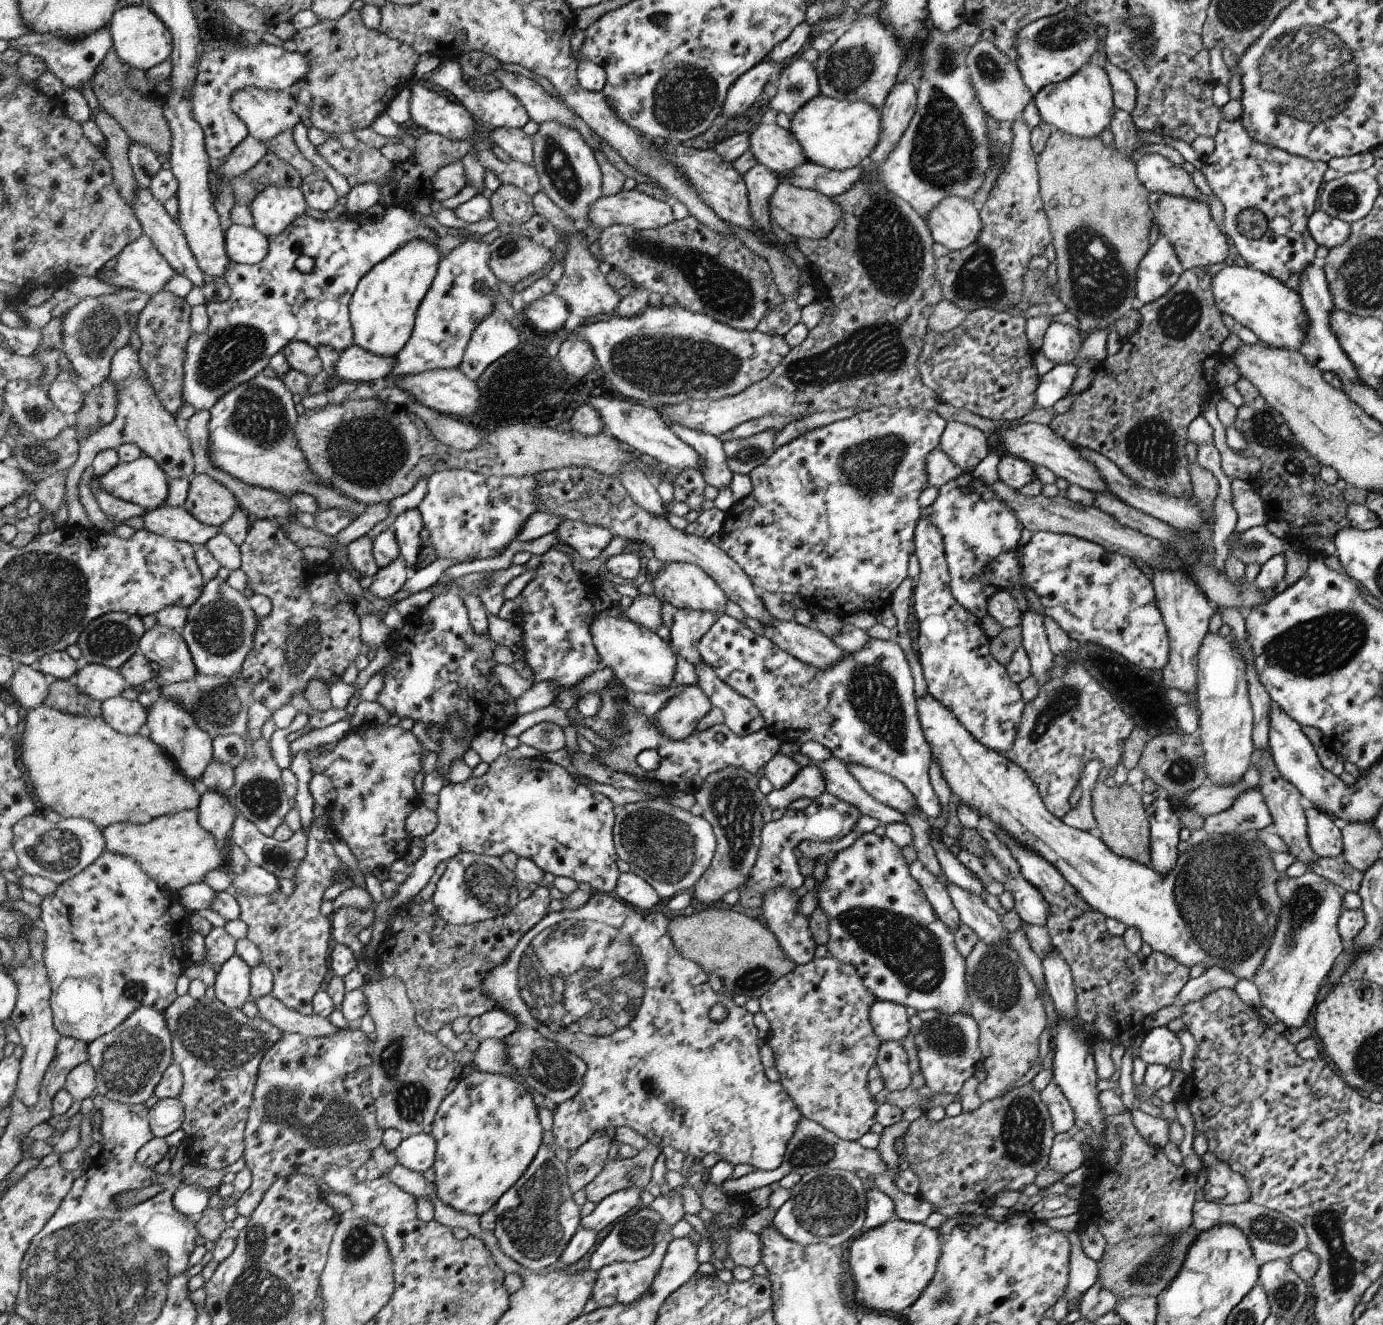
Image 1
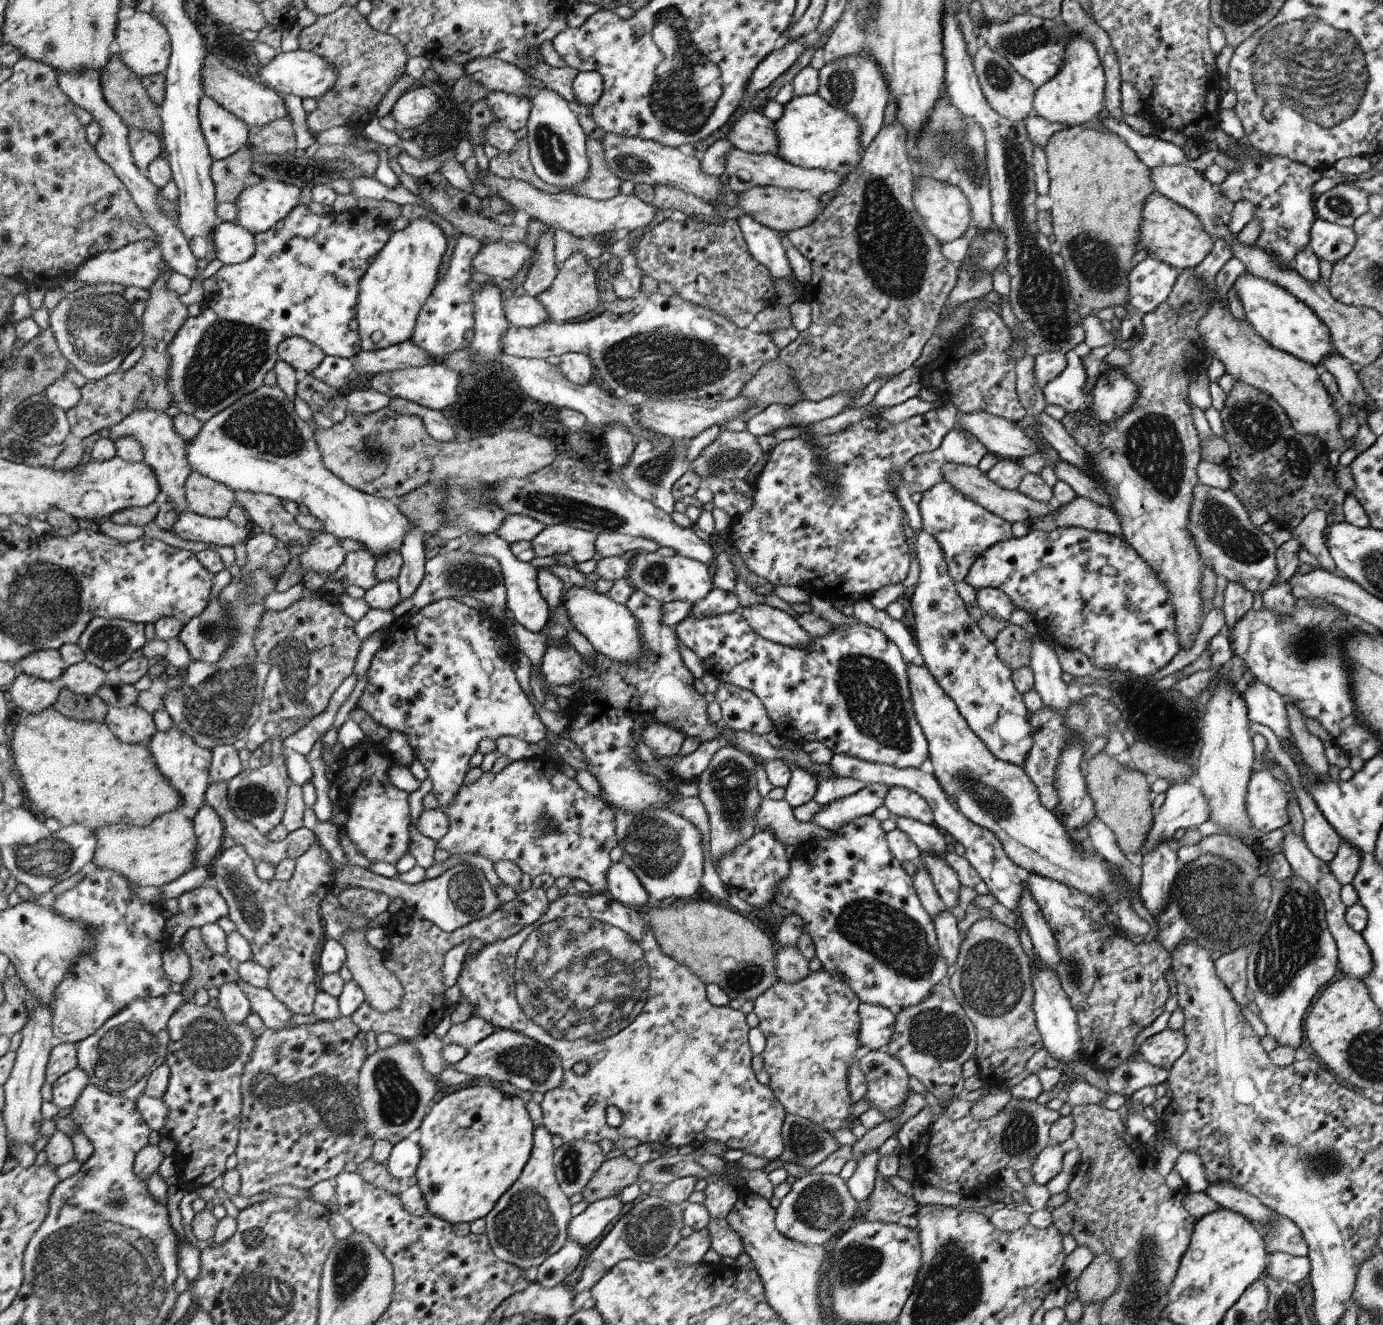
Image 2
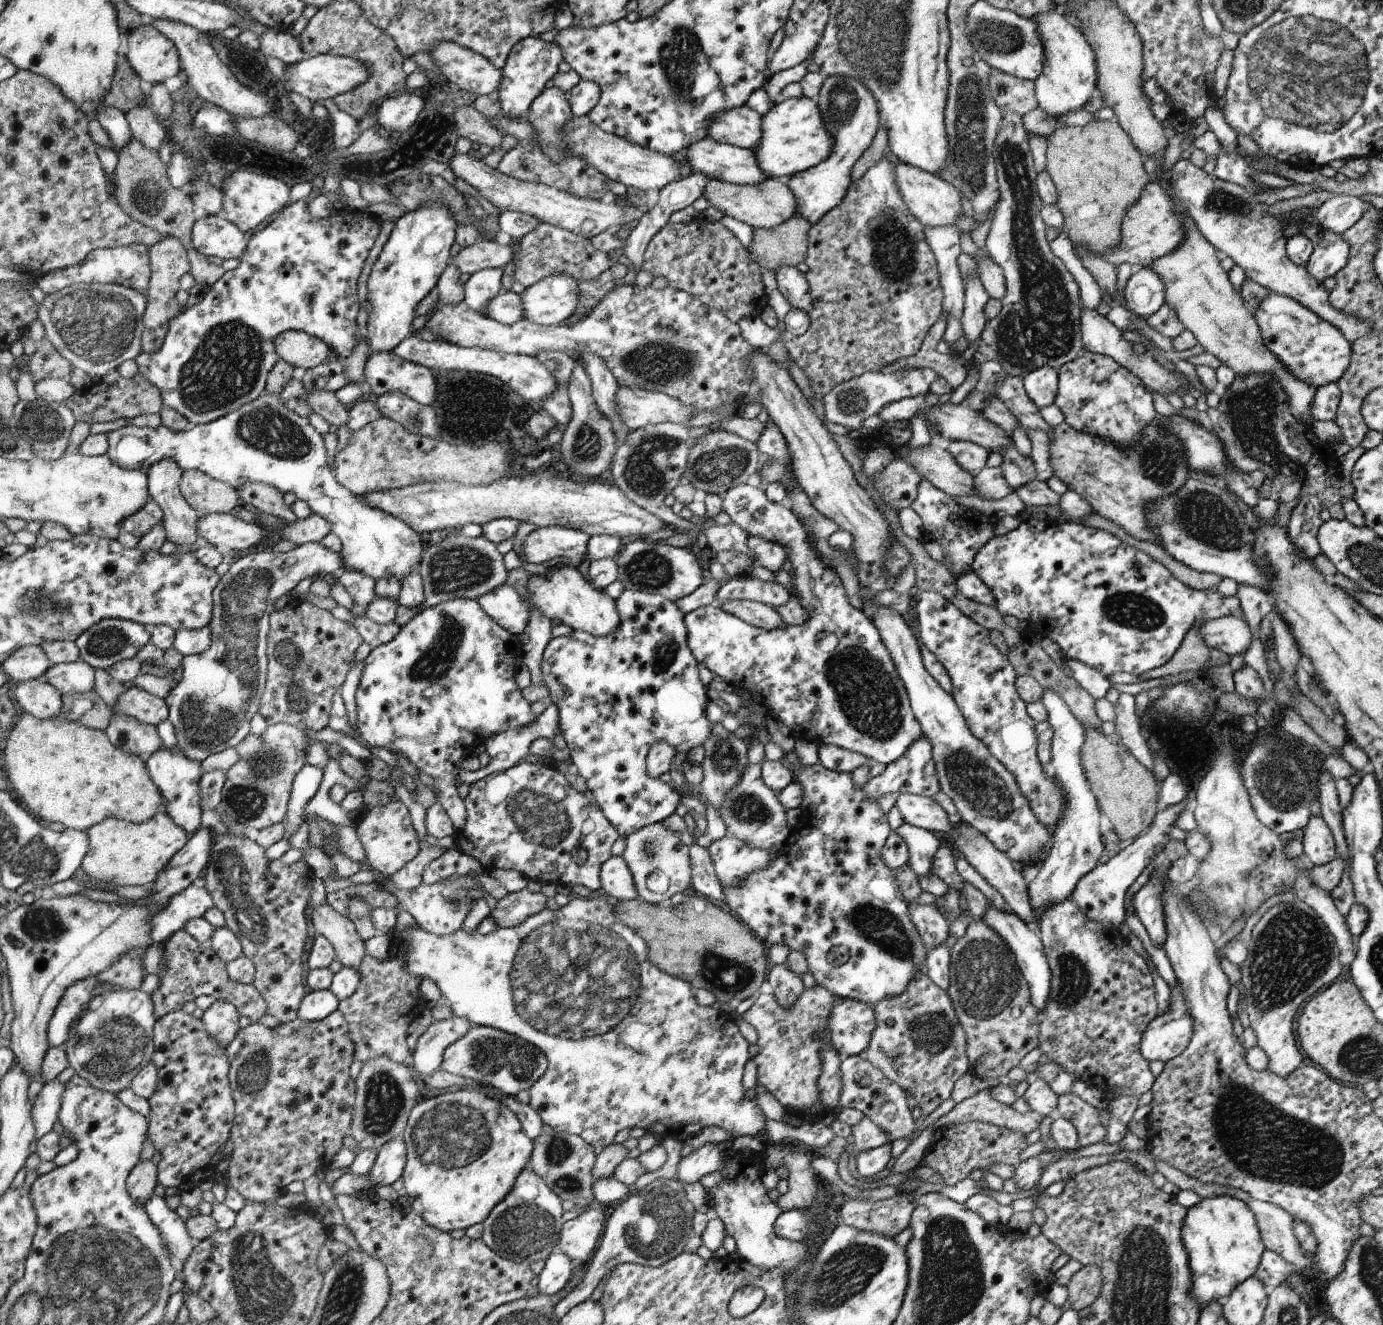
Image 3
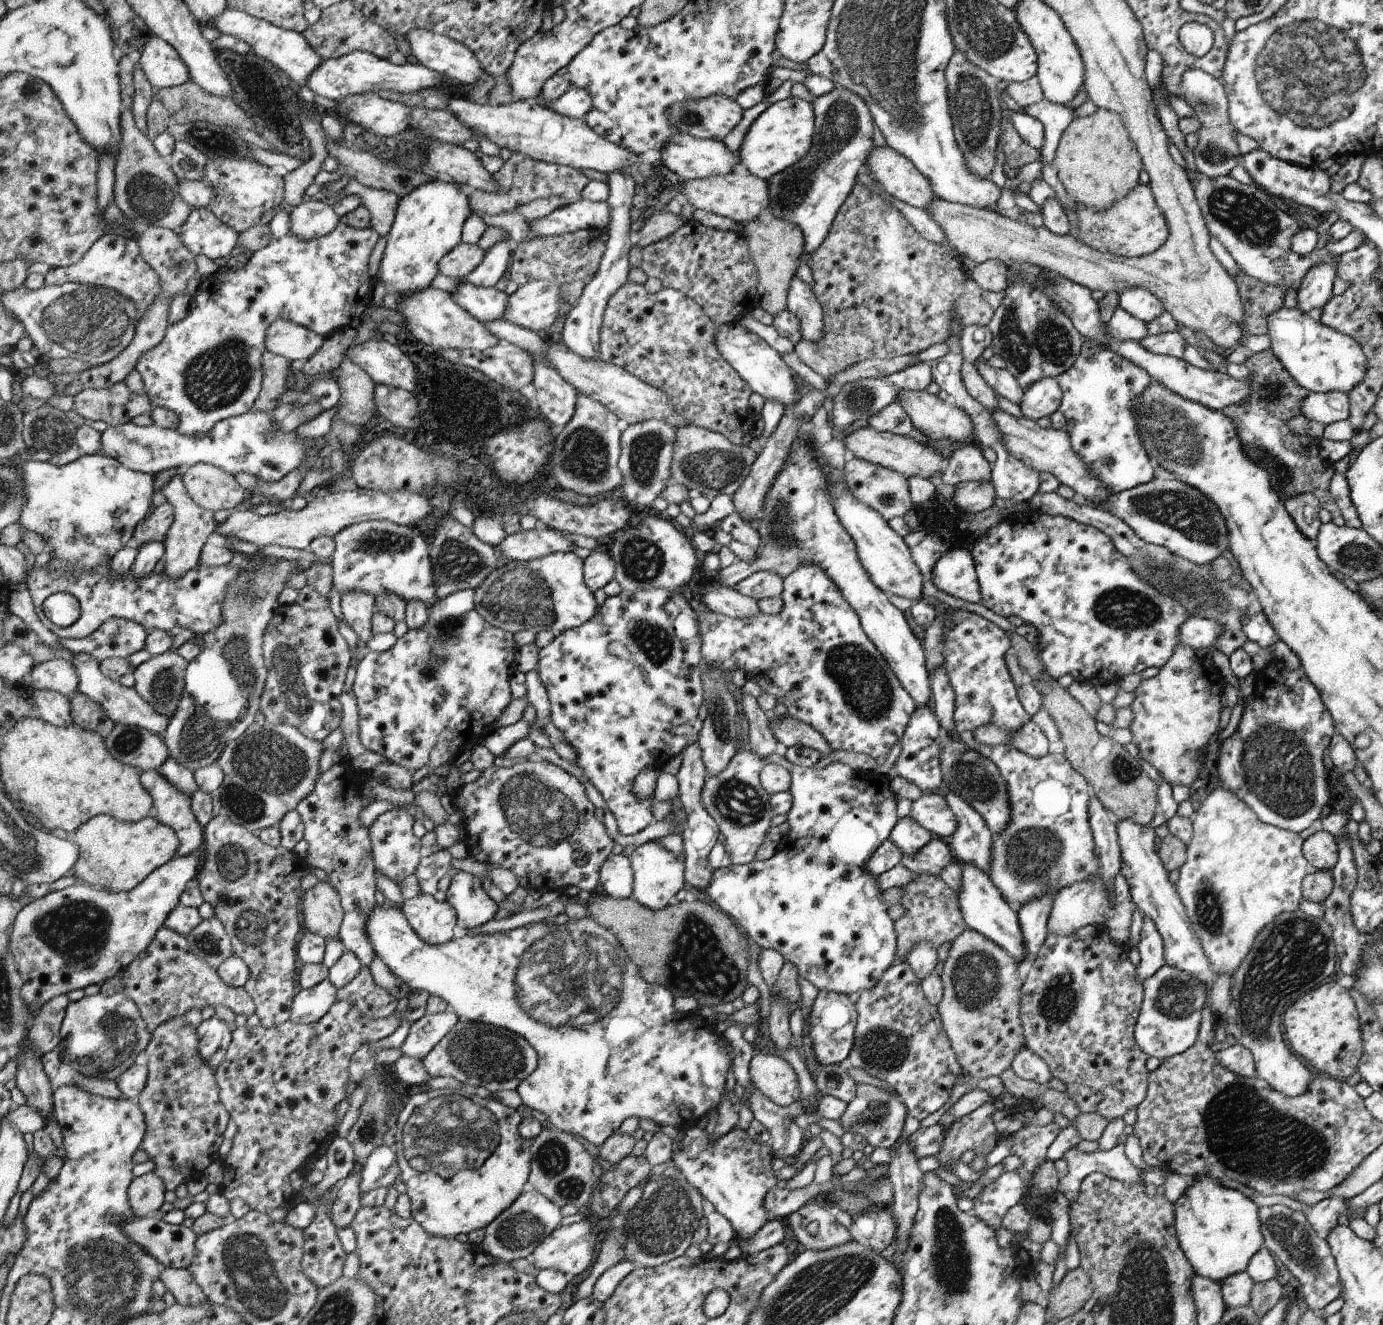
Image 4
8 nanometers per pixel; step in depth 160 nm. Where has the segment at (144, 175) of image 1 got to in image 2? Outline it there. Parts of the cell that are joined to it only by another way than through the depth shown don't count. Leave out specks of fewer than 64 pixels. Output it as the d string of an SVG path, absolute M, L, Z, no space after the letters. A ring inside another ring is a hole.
M130 127L129 145L136 166L145 174L147 166L164 153L161 136L146 129Z

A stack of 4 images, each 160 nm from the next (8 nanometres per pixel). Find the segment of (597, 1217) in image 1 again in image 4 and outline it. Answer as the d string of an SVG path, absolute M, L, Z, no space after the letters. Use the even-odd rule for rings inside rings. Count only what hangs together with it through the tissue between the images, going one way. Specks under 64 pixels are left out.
M586 1216L580 1222L556 1228L527 1260L538 1272L552 1268L573 1278L590 1268L596 1236L597 1226Z

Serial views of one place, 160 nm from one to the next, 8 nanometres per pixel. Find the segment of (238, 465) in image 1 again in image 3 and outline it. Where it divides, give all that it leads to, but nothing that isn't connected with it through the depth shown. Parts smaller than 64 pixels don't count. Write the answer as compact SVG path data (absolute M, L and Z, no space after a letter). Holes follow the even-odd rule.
M264 393L254 403L248 403L205 425L190 426L184 431L176 432L164 425L157 428L127 425L107 433L107 439L107 455L120 468L147 471L164 459L172 459L184 471L199 470L208 473L208 476L236 485L236 488L247 482L260 481L276 487L284 494L293 492L296 498L308 503L312 513L318 513L331 522L332 532L342 542L342 549L338 553L343 562L342 570L364 573L375 582L389 576L395 576L402 582L414 570L418 570L421 563L424 550L419 532L410 528L403 520L371 508L362 497L341 485L335 473L328 468L328 454L322 435L312 427L308 418L288 409L279 396Z

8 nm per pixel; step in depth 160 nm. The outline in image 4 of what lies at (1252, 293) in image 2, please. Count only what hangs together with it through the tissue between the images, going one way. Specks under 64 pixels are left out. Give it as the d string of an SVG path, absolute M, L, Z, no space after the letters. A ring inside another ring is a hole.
M1282 306L1268 316L1270 349L1287 372L1309 393L1339 391L1348 395L1366 376L1366 356L1360 343L1326 324L1310 318L1306 312Z

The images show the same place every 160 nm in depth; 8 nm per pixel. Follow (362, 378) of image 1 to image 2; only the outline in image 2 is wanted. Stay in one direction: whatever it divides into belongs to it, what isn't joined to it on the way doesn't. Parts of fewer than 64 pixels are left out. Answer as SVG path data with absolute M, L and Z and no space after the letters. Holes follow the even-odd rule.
M414 340L380 349L364 351L353 358L353 372L356 377L371 378L378 373L402 370L410 367L421 367L436 364L431 354L418 346Z

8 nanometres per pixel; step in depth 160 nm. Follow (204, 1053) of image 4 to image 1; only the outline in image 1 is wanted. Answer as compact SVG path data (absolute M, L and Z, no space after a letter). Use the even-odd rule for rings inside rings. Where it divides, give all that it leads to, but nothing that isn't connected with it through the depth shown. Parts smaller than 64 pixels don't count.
M234 954L217 974L213 985L216 999L228 1009L240 1009L251 1000L251 966Z

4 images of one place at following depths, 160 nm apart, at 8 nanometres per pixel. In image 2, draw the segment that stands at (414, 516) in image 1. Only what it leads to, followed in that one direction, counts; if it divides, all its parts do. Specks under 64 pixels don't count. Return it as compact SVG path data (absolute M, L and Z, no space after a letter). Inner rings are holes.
M411 524L411 532L404 540L400 553L403 556L402 570L399 572L397 584L400 584L400 598L410 598L423 581L425 575L424 532L420 527Z

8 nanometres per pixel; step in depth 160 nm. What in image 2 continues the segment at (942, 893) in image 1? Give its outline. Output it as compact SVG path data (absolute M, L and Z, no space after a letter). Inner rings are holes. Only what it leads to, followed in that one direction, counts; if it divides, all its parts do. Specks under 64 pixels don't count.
M946 909L935 917L933 923L939 942L940 954L946 960L951 971L959 953L959 946L963 941L963 938L958 933L958 922Z

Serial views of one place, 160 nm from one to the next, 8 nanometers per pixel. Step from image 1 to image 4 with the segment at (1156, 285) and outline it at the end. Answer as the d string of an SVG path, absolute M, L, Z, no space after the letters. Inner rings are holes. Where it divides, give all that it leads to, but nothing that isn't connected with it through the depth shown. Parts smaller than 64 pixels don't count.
M1131 287L1120 293L1119 307L1144 323L1165 312L1162 302L1146 288Z

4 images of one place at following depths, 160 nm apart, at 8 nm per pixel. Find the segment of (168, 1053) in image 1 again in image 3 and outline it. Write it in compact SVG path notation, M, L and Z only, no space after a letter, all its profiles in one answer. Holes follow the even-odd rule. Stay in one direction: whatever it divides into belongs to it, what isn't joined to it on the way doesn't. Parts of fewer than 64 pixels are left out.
M140 989L117 990L103 992L92 997L79 1016L79 1019L71 1026L71 1036L62 1045L66 1052L69 1066L72 1066L78 1076L84 1077L97 1089L119 1094L131 1083L141 1068L151 1062L151 1056L156 1051L154 1041L155 1004L148 994Z

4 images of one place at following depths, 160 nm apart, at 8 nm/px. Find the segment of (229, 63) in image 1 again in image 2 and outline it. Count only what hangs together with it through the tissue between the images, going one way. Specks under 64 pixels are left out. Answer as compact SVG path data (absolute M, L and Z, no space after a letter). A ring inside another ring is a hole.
M298 49L290 52L280 52L258 71L259 79L264 84L283 92L285 95L296 95L302 100L321 98L335 86L339 80L339 70L324 57L312 51ZM206 94L200 104L199 121L214 160L225 159L249 144L250 126Z

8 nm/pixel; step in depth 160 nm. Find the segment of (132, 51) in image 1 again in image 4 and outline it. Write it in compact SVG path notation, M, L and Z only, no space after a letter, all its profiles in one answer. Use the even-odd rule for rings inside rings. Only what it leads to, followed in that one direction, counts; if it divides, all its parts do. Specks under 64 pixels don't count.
M152 34L138 54L137 65L154 90L181 86L191 81L187 64L184 64L178 50L162 38Z

